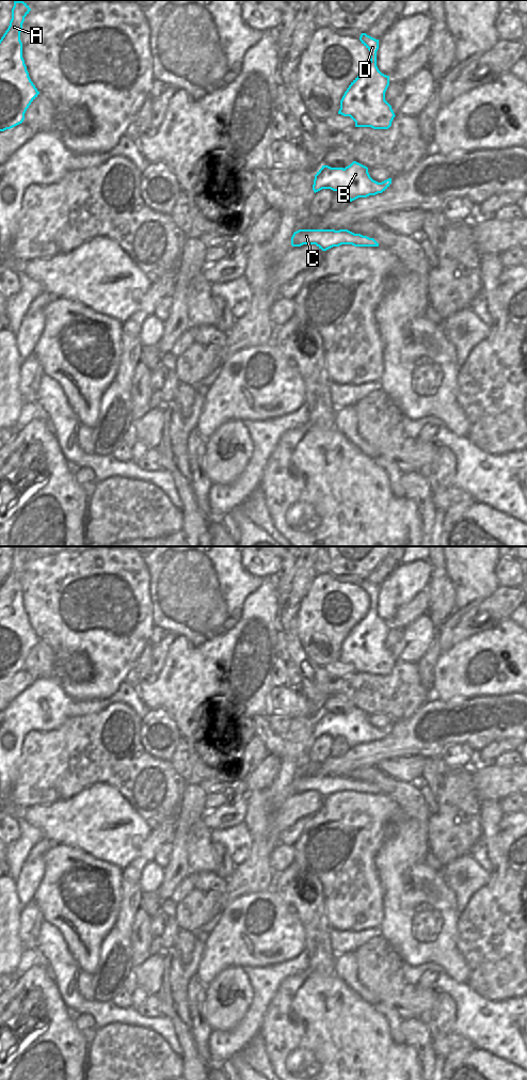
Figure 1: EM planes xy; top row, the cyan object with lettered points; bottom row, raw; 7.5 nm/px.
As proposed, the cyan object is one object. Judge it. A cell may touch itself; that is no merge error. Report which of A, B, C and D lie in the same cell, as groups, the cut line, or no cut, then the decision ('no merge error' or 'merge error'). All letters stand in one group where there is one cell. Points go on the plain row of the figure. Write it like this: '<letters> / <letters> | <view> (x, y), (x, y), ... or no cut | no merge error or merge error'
A / B C D | xy (321, 714), (342, 715) | merge error

